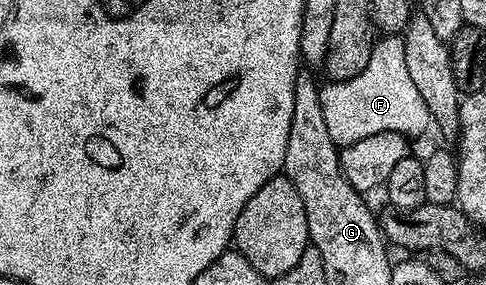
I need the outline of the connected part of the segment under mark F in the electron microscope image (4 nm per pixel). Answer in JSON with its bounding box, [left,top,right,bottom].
[320,37,432,147]

